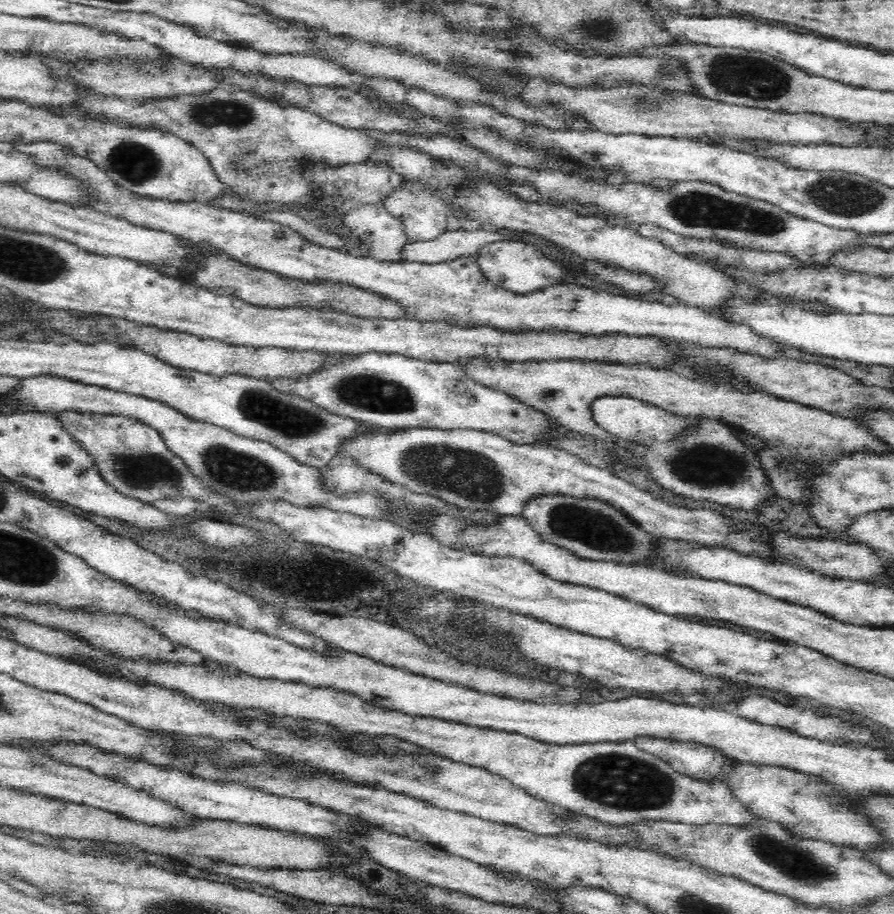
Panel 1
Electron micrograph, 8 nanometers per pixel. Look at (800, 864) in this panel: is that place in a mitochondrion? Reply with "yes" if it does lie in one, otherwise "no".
yes

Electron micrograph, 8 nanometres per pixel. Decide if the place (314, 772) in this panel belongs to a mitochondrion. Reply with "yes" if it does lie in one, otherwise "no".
no

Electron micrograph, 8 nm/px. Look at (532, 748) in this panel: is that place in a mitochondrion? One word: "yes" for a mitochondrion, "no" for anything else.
no

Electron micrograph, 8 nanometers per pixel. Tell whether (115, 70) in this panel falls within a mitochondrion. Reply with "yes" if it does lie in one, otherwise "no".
yes

